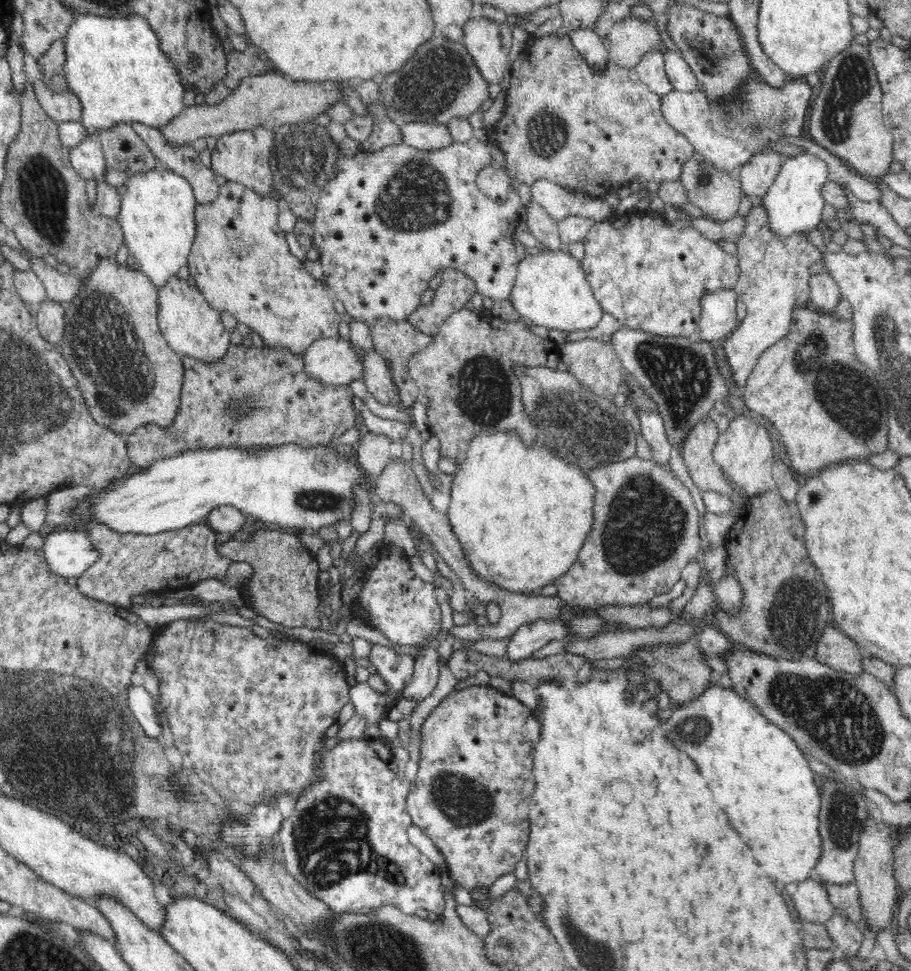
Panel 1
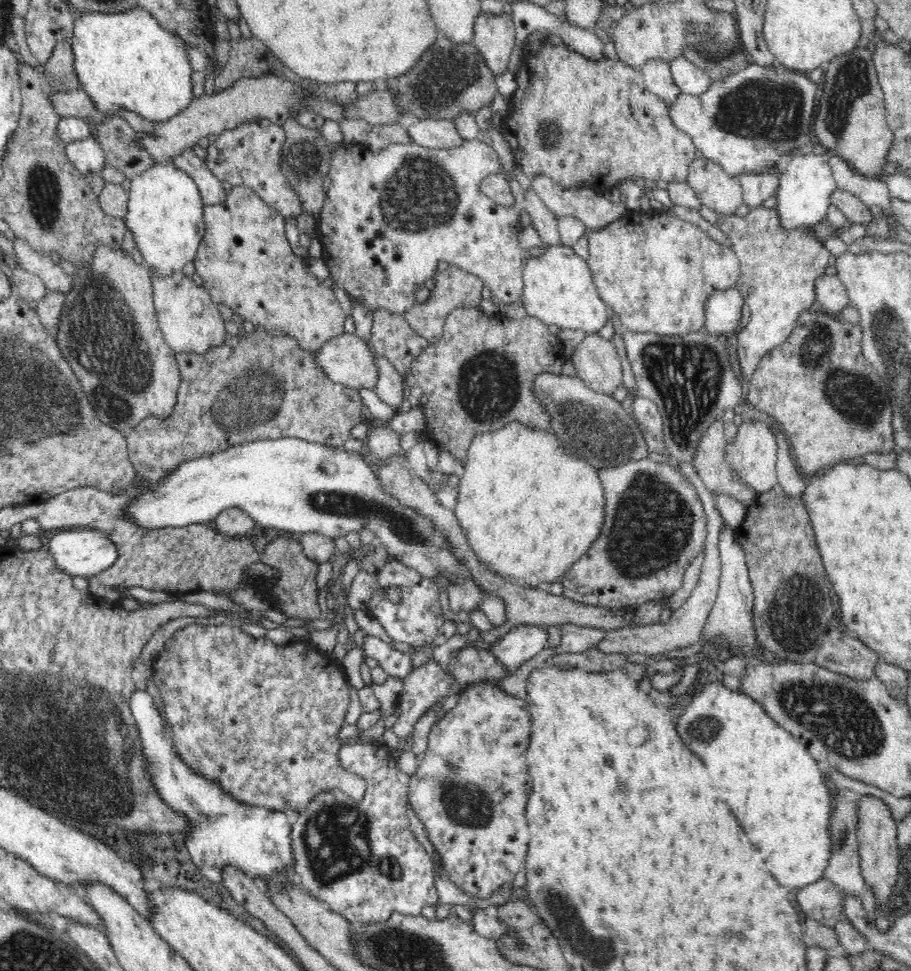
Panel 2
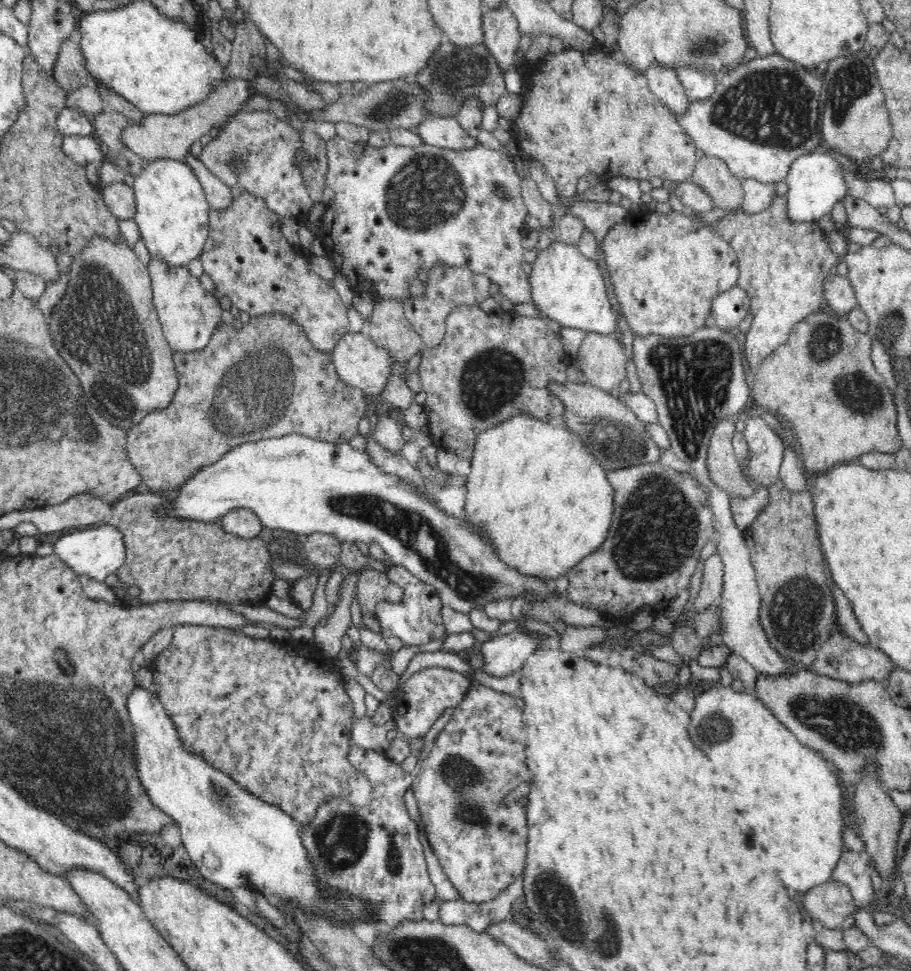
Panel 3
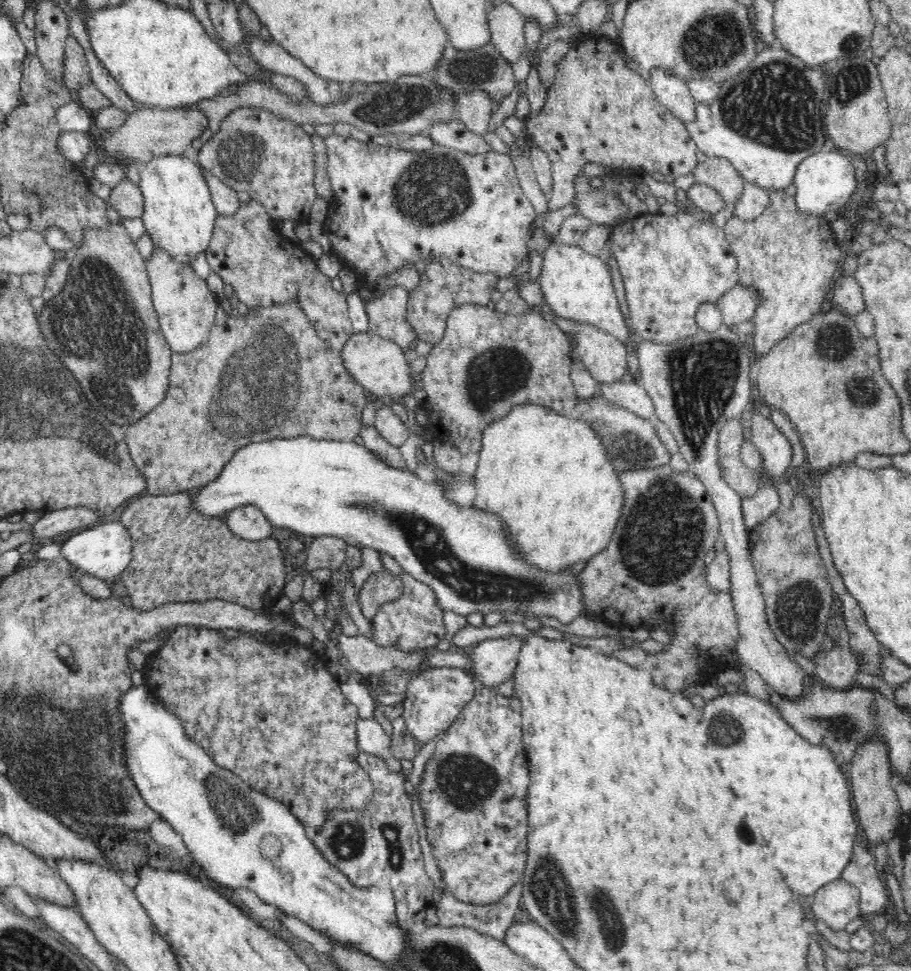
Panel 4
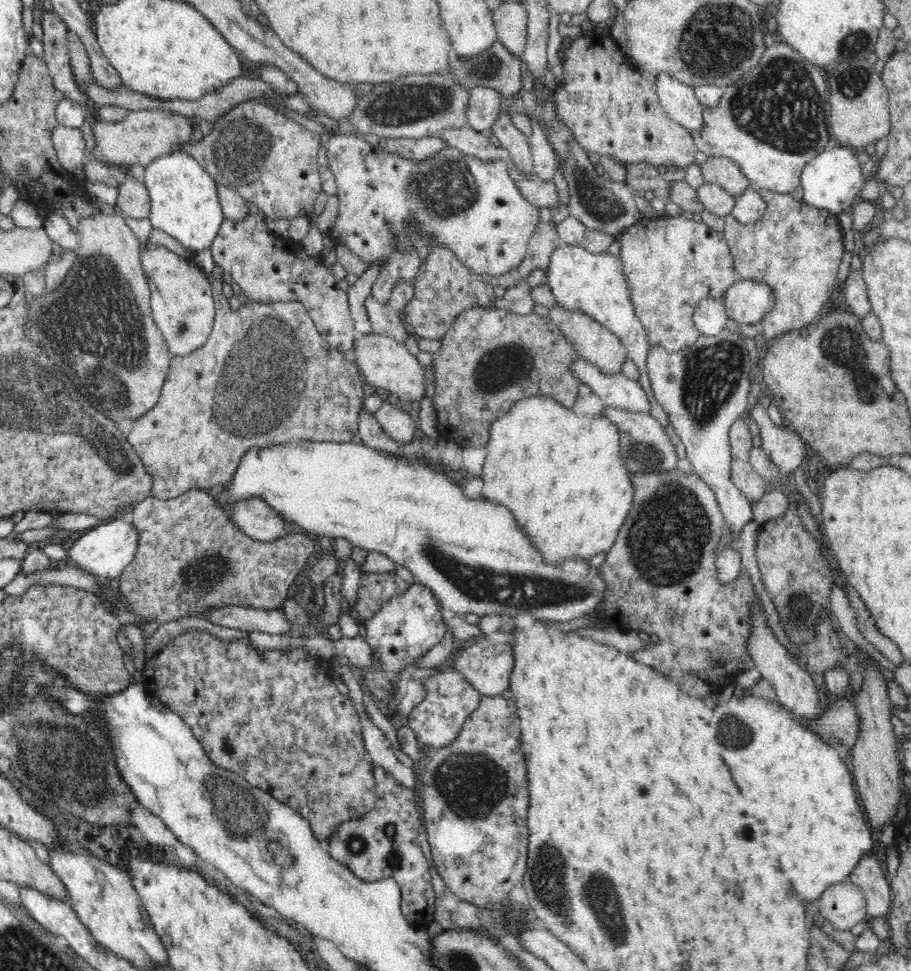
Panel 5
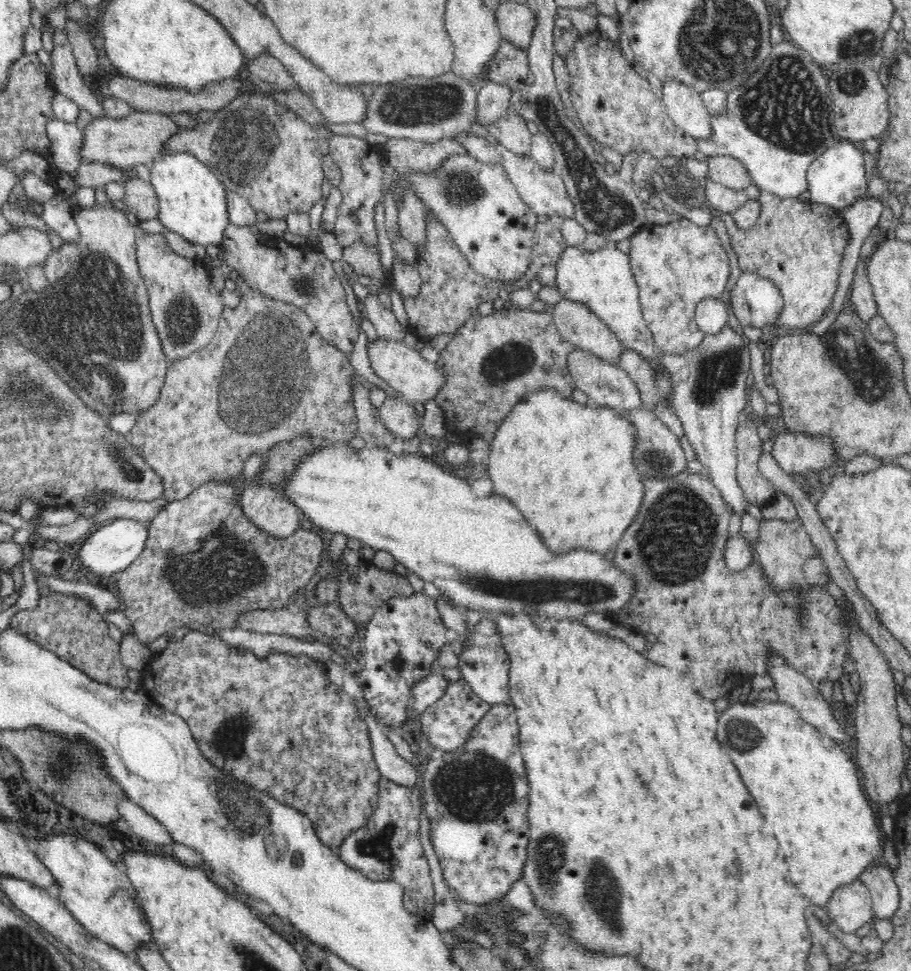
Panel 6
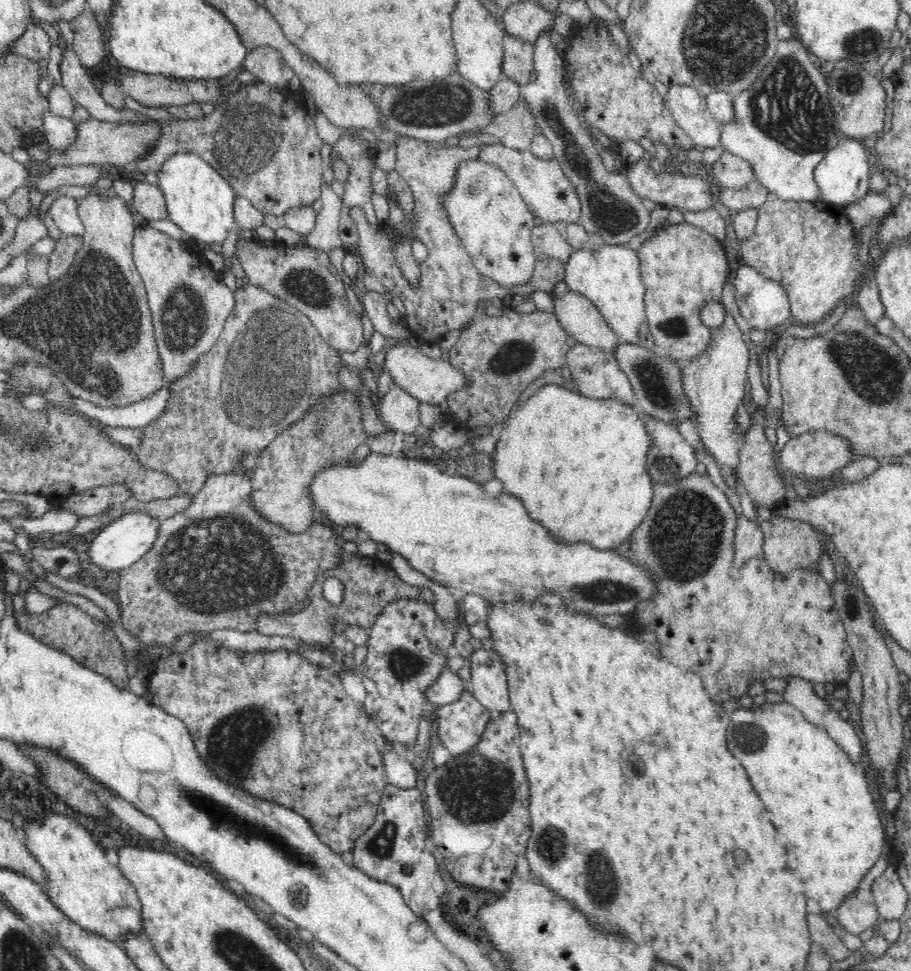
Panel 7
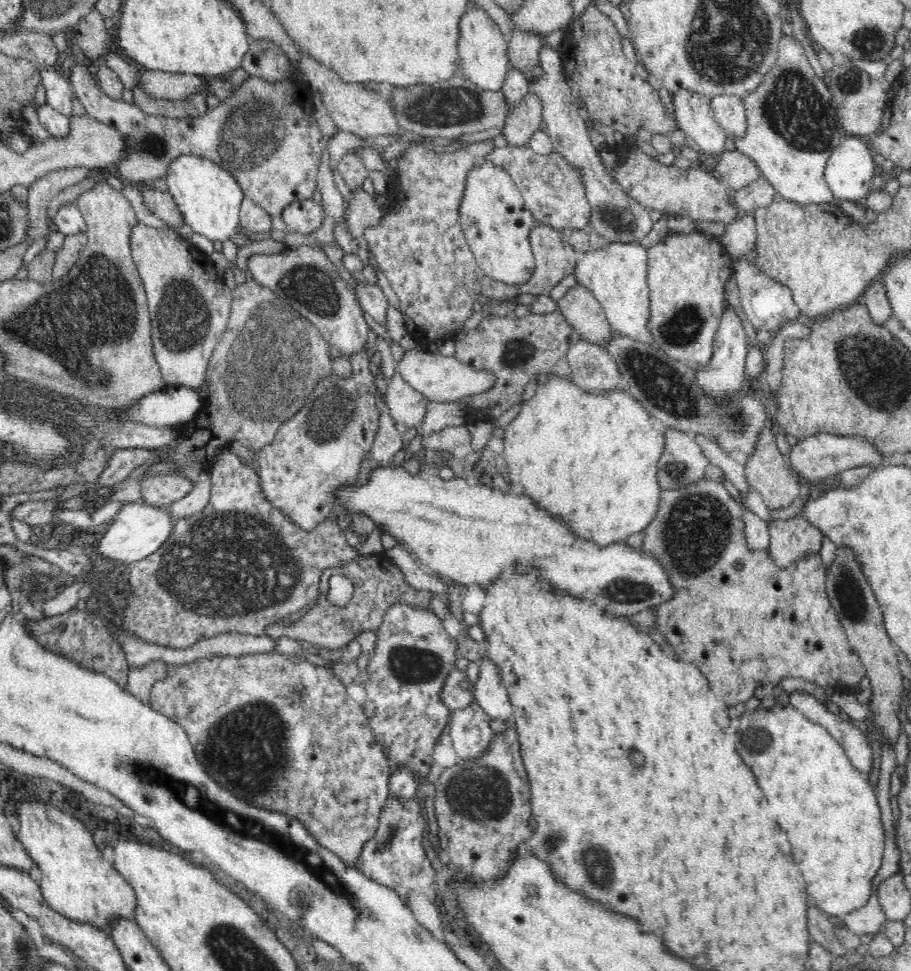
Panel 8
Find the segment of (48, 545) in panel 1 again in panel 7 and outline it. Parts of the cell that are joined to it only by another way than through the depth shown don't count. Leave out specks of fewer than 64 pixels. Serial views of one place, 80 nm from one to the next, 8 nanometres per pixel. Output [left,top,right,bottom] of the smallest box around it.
[87,510,161,575]

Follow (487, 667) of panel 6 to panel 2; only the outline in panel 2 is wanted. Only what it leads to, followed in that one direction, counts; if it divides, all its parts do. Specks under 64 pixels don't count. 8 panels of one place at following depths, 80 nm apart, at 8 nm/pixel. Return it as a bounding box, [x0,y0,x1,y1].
[485,625,547,672]

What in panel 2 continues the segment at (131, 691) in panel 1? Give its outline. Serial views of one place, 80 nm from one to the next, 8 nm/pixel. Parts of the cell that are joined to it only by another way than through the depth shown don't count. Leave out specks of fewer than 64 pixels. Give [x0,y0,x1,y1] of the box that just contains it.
[129,689,294,883]

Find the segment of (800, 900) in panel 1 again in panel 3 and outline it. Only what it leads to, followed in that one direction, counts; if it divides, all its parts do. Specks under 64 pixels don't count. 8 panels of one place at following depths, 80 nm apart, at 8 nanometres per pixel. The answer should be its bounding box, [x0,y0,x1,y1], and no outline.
[802,880,856,929]

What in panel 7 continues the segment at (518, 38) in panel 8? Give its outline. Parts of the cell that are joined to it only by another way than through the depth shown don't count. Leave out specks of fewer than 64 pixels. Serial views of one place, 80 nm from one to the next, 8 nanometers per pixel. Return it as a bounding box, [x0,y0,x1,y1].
[502,34,534,87]

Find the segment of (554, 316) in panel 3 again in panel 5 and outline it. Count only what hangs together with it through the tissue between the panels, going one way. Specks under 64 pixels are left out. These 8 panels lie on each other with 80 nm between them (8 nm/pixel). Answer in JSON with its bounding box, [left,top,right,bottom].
[546,243,671,427]

